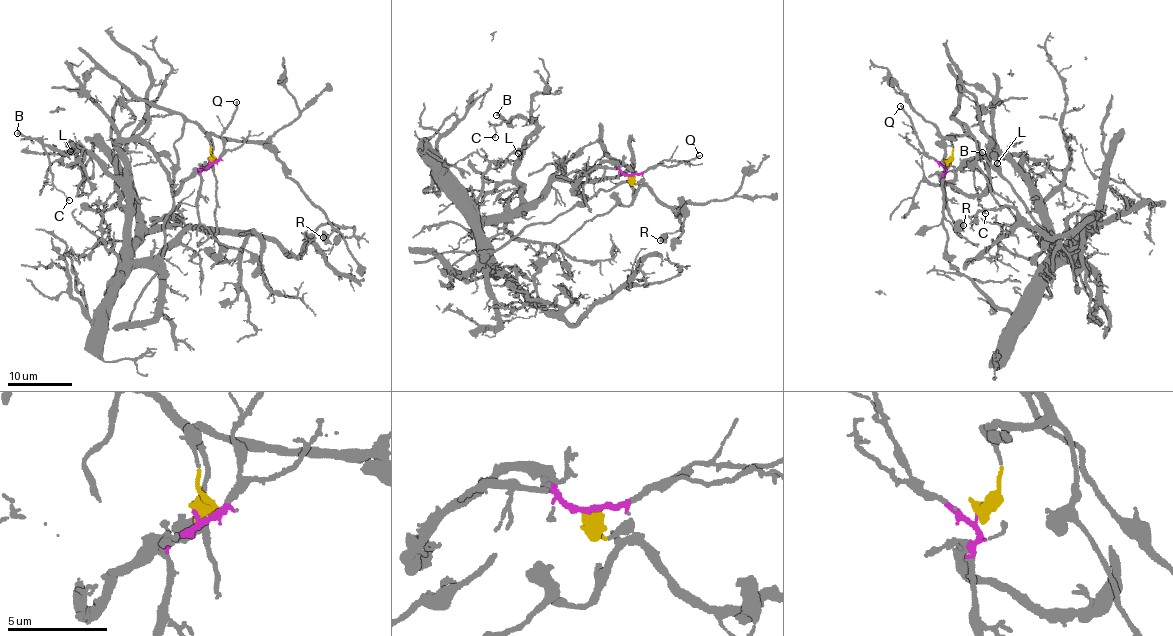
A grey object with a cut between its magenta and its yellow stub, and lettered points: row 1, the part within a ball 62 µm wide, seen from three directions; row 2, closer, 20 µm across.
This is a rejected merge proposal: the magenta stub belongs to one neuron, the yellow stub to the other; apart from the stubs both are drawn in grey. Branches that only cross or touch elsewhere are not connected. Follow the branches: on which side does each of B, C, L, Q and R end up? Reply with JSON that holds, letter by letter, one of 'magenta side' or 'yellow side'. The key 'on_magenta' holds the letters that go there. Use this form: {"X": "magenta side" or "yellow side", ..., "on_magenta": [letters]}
{"B": "magenta side", "C": "magenta side", "L": "magenta side", "Q": "magenta side", "R": "yellow side", "on_magenta": ["B", "C", "L", "Q"]}

